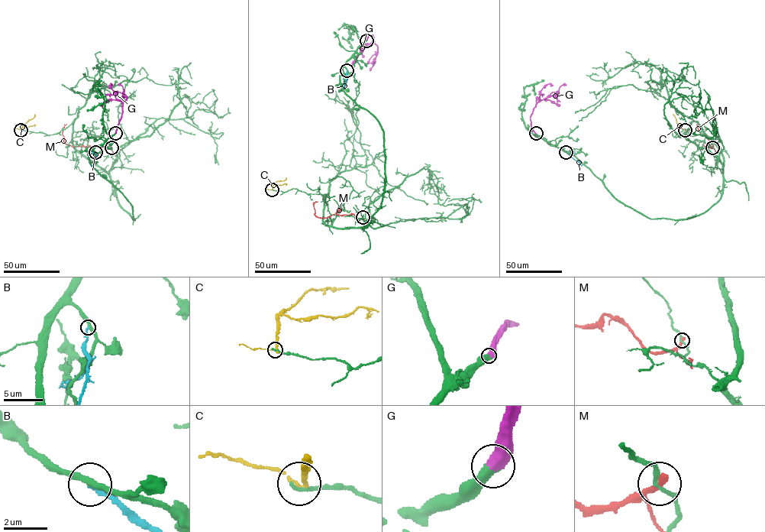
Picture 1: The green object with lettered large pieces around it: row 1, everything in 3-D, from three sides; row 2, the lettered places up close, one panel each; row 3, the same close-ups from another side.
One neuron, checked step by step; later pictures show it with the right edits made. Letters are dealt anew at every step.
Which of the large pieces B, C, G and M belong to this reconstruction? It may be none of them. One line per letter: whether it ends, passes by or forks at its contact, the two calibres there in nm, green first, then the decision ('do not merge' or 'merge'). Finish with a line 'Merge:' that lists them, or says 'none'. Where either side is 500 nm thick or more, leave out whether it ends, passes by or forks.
B: it ends; calibres 320 and 240 nm; do not merge
C: it passes by; calibres 180 and 180 nm; do not merge
G: calibres 550 and 600 nm; merge
M: it ends; calibres 170 and 320 nm; do not merge
Merge: G

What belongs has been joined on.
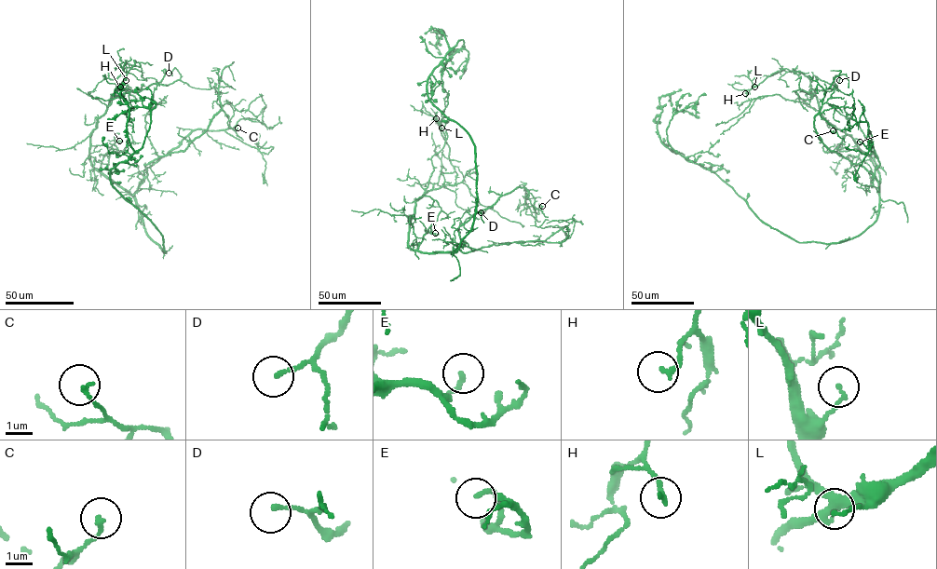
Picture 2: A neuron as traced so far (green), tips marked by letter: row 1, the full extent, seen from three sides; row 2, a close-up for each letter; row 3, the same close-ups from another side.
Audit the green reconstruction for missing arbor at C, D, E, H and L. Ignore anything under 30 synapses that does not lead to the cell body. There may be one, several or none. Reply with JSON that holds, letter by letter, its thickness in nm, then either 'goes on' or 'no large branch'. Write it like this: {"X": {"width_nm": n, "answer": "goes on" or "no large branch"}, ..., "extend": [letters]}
{"C": {"width_nm": 160, "answer": "no large branch"}, "D": {"width_nm": 160, "answer": "no large branch"}, "E": {"width_nm": 150, "answer": "no large branch"}, "H": {"width_nm": 160, "answer": "no large branch"}, "L": {"width_nm": 140, "answer": "no large branch"}, "extend": []}

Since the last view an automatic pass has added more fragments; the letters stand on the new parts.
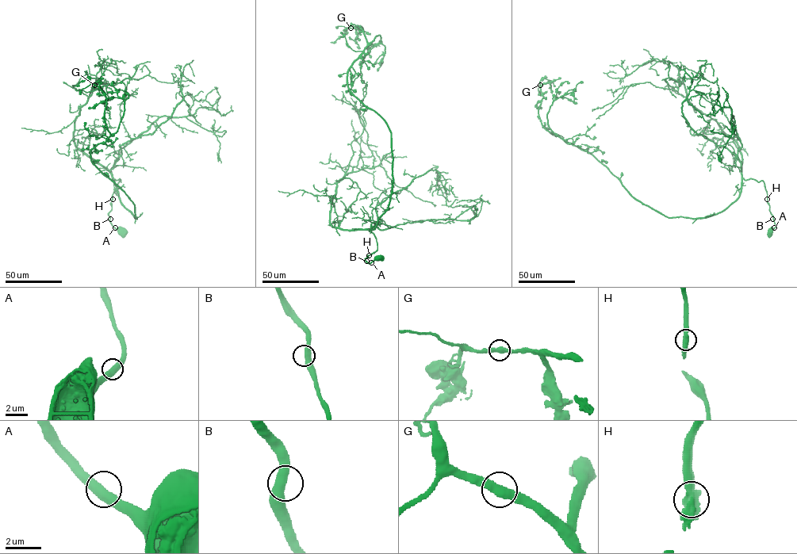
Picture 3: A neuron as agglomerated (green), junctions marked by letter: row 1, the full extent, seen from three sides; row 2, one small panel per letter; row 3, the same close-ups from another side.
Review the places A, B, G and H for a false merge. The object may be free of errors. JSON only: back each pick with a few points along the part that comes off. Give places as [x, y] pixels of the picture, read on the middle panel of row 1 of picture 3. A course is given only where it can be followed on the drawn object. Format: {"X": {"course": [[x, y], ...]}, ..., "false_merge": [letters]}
{"false_merge": []}

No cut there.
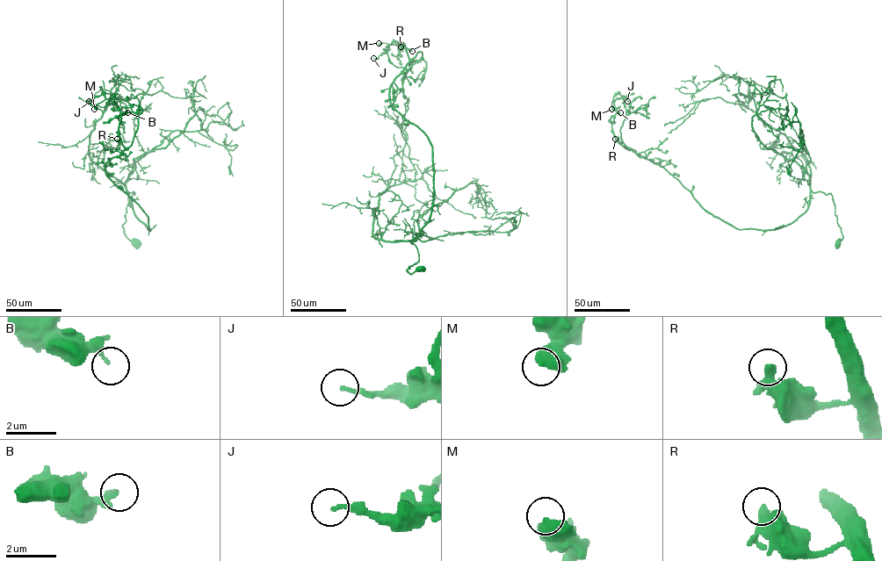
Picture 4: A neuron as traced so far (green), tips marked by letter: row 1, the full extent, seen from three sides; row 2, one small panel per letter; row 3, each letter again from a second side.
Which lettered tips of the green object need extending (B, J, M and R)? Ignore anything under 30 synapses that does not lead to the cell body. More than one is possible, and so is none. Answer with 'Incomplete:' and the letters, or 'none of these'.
Incomplete: none of these

